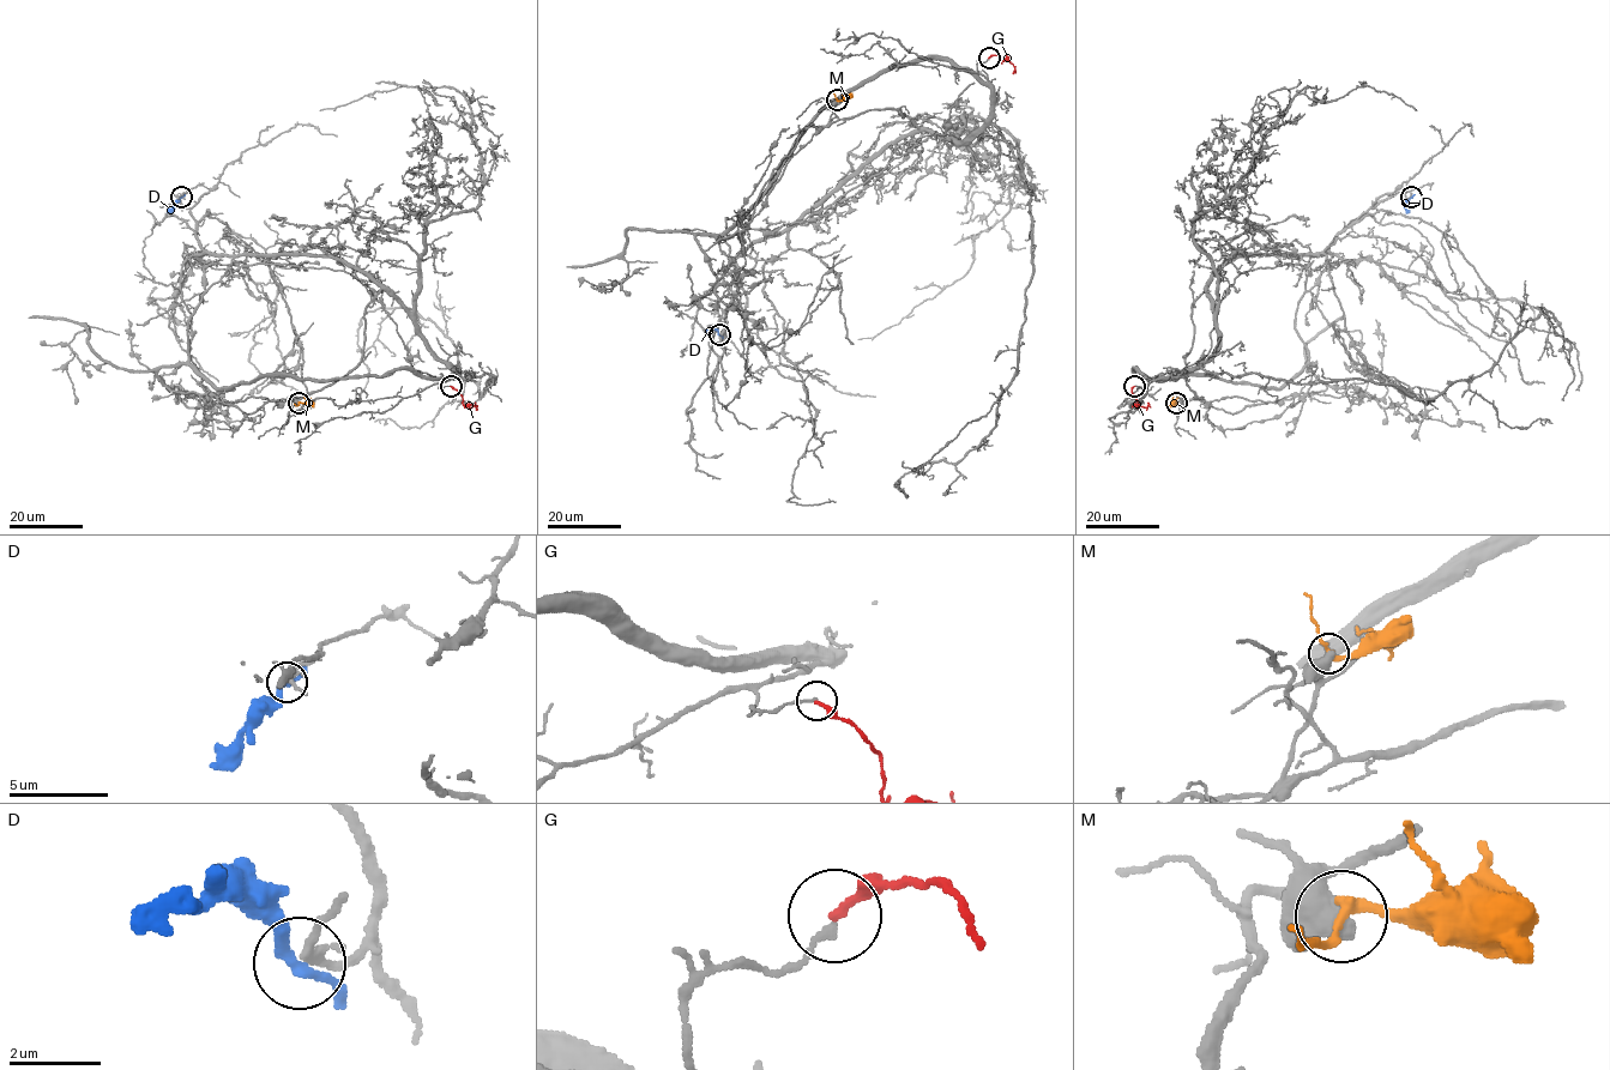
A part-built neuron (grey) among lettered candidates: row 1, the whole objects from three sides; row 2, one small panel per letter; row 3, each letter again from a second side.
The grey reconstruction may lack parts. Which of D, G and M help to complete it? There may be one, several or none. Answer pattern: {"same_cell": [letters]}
{"same_cell": []}

